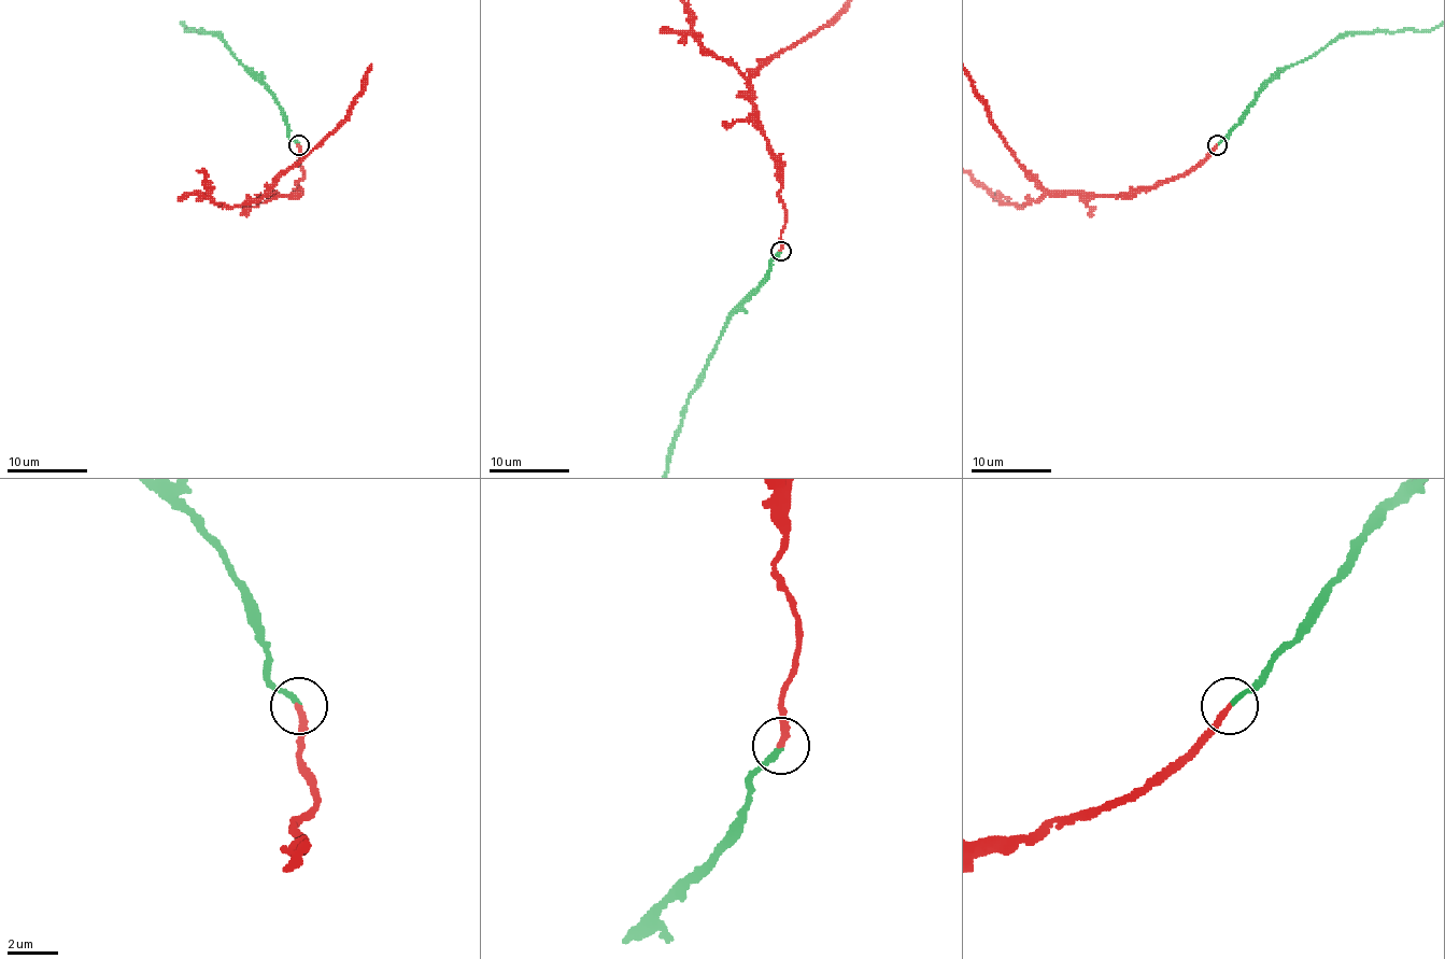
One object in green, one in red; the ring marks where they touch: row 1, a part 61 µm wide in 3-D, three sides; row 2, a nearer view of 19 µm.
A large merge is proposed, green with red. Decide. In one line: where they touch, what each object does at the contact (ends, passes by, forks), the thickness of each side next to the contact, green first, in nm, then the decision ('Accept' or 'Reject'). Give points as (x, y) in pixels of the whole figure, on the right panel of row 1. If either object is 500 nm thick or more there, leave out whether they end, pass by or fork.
Place: (1217, 144). At the ring green ends. At the ring red ends. Thickness 220 nm (green) against 240 nm. Accept

